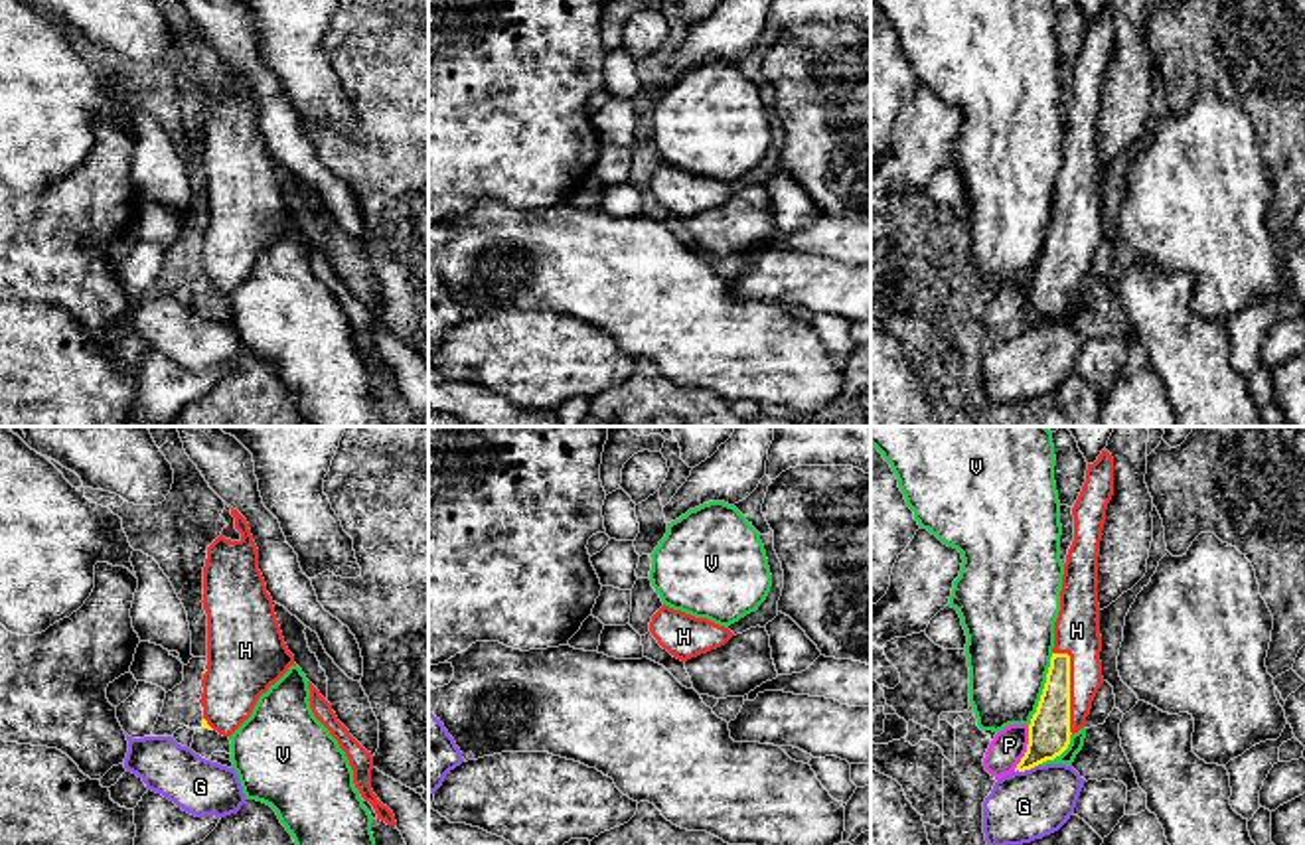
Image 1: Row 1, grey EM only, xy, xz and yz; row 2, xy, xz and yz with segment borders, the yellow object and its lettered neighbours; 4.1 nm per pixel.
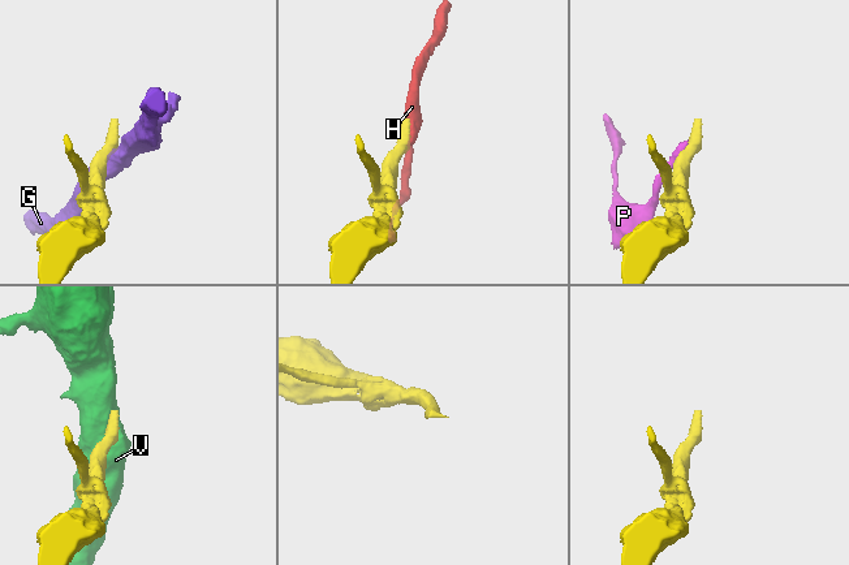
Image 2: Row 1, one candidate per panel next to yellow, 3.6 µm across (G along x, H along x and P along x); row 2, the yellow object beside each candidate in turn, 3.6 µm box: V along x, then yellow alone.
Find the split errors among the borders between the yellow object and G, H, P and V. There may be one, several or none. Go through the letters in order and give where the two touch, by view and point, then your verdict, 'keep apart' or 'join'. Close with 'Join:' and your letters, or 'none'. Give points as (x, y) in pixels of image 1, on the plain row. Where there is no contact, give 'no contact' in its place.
G: meets yellow in yz at (1027, 326); keep apart
H: meets yellow in yz at (1069, 245); join
P: meets yellow in yz at (1027, 307); keep apart
V: meets yellow in yz at (1043, 247); keep apart
Join: H

